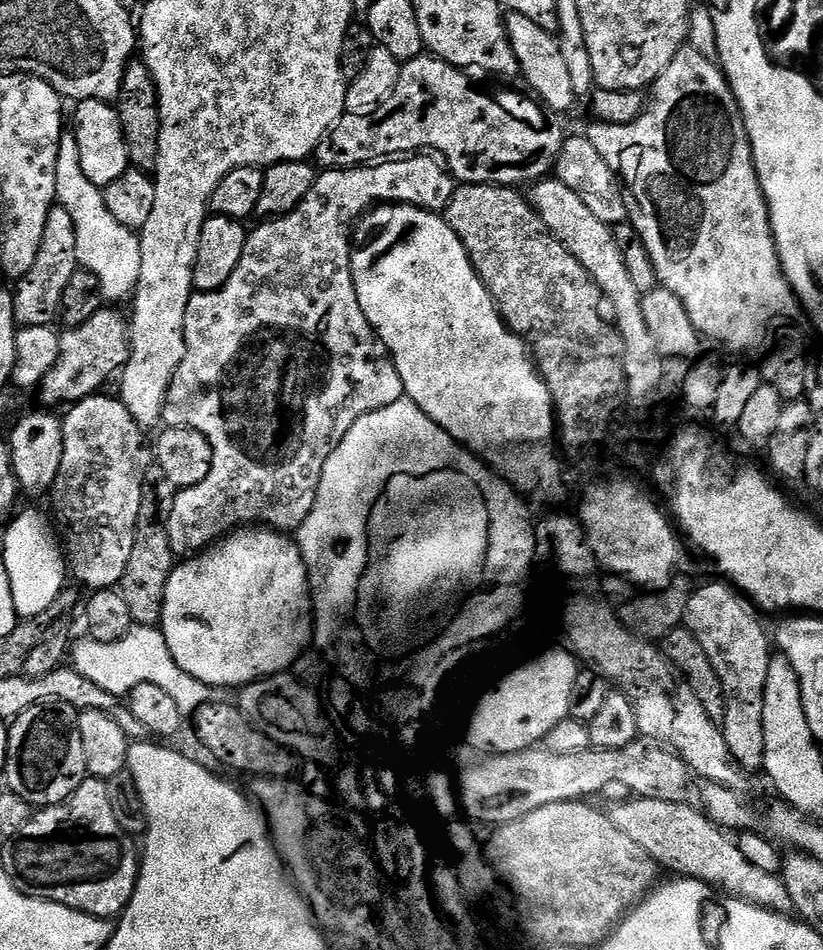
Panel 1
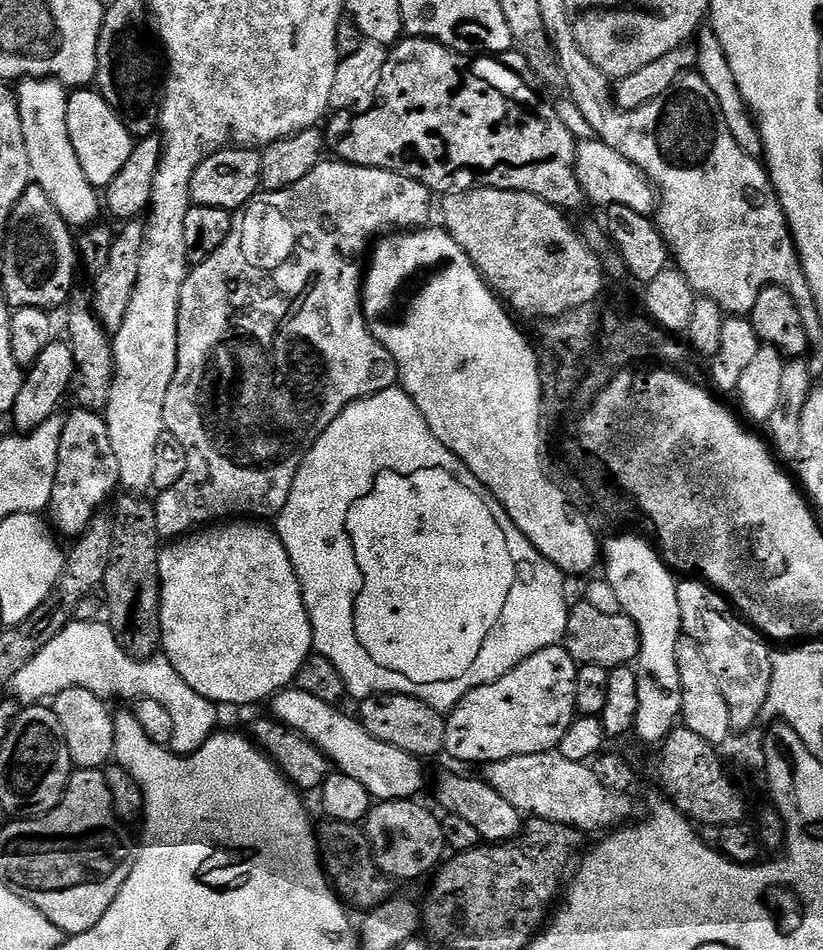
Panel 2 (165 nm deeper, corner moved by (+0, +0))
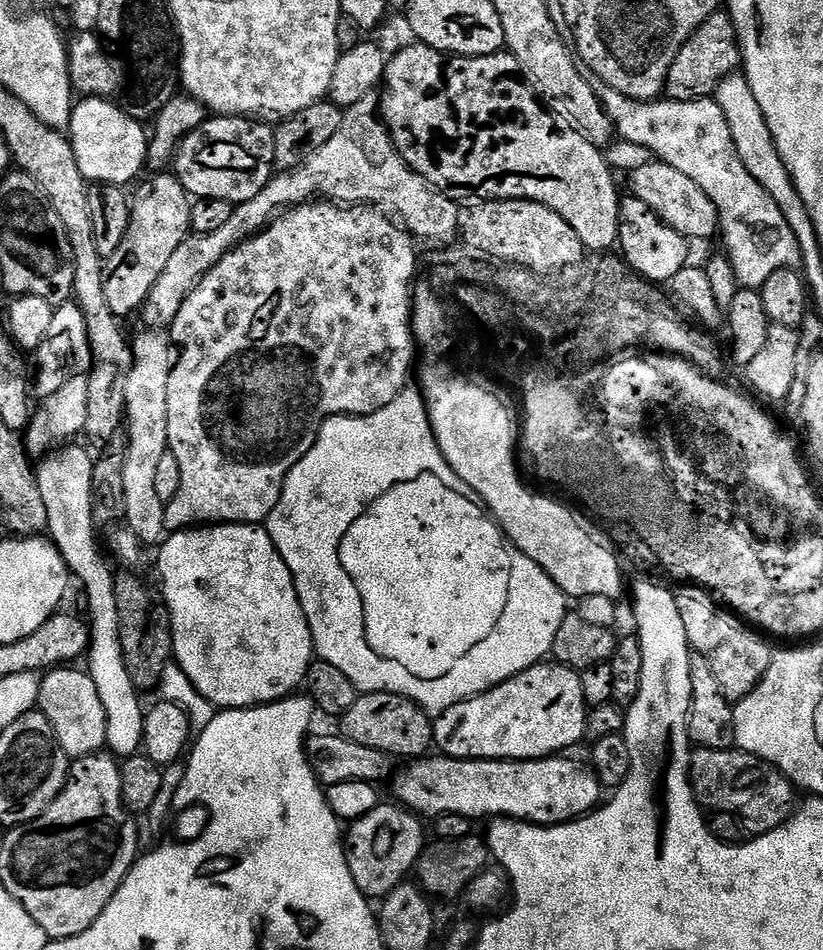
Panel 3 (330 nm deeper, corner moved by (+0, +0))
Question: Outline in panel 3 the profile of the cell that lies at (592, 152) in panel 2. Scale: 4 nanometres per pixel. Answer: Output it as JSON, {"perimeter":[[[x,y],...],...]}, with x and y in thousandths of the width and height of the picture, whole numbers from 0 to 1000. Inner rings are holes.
{"perimeter":[[[793,167],[792,172],[770,179],[765,183],[765,189],[768,189],[767,205],[785,213],[785,217],[790,217],[790,221],[795,221],[795,225],[800,225],[800,229],[809,234],[809,238],[824,242],[824,246],[829,246],[837,254],[860,253],[865,247],[871,247],[875,226],[868,213],[863,213],[853,196],[844,194],[840,187],[834,187],[834,183],[819,179],[819,175]]]}

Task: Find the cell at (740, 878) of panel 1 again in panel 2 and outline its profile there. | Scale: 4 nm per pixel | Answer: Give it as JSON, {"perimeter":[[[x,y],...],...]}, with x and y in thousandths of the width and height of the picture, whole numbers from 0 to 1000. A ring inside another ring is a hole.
{"perimeter":[[[678,789],[654,794],[629,794],[625,798],[595,802],[587,805],[586,819],[600,832],[605,832],[605,836],[610,836],[610,840],[615,840],[615,844],[620,844],[620,848],[625,848],[625,853],[629,853],[633,860],[678,865],[706,878],[713,876],[734,878],[762,868],[769,862],[767,842],[769,839],[764,835],[736,832],[736,827],[731,827],[727,824],[727,819],[722,819],[714,804],[693,802],[693,798],[683,798]]]}

